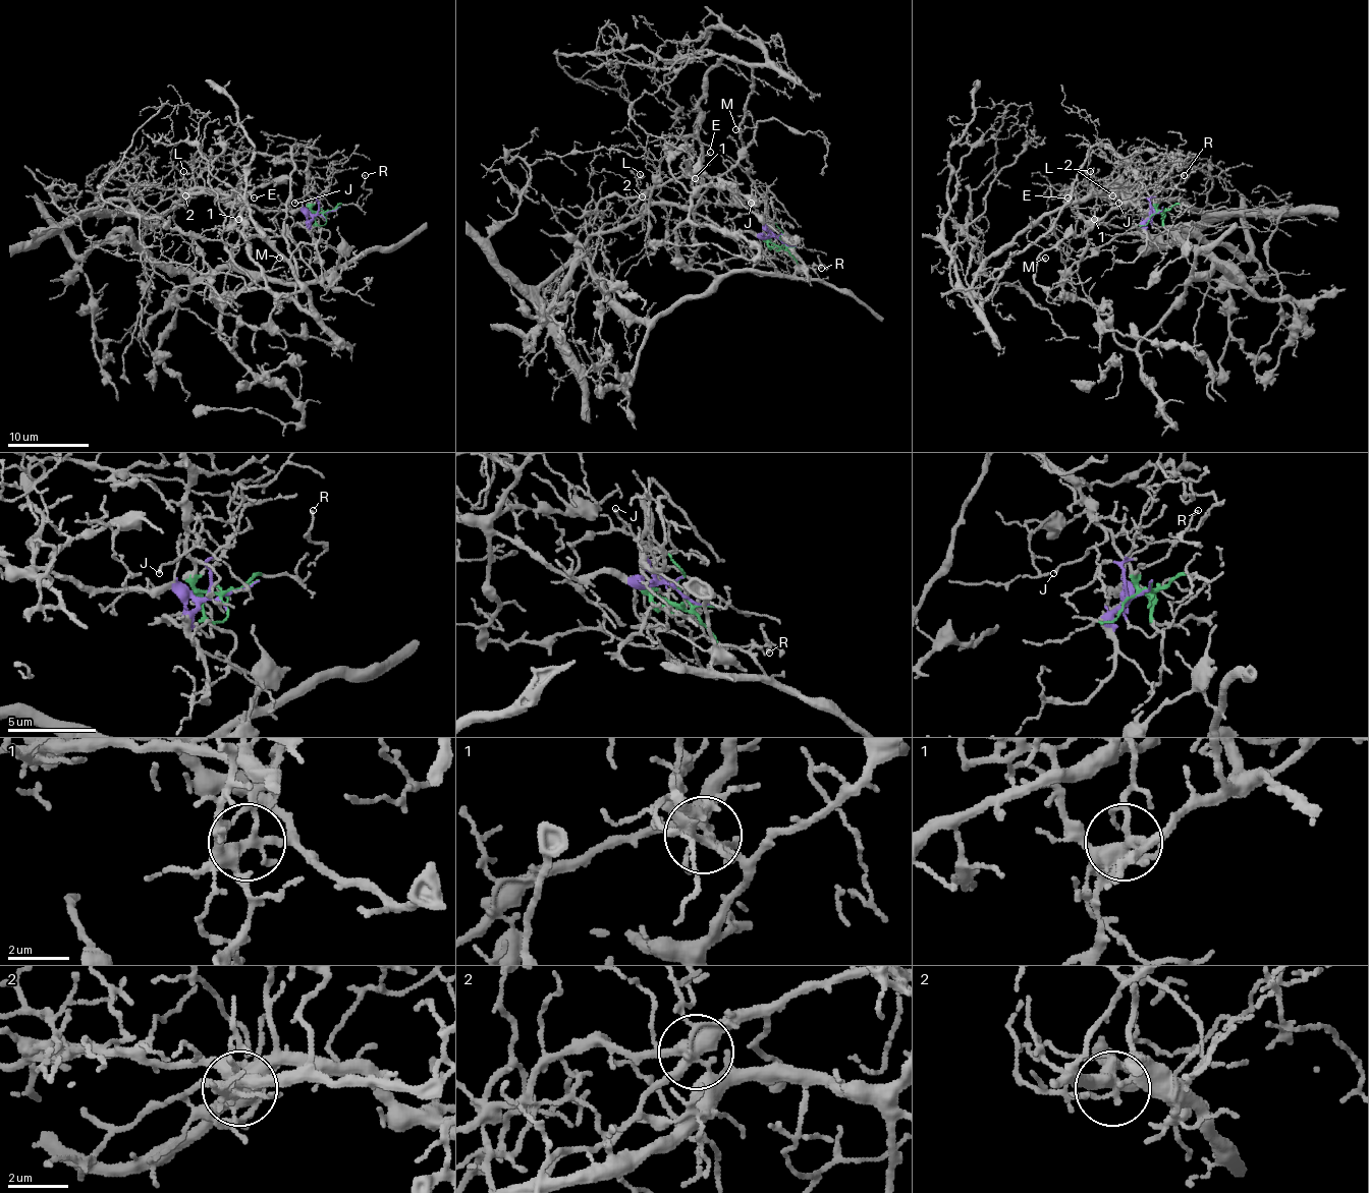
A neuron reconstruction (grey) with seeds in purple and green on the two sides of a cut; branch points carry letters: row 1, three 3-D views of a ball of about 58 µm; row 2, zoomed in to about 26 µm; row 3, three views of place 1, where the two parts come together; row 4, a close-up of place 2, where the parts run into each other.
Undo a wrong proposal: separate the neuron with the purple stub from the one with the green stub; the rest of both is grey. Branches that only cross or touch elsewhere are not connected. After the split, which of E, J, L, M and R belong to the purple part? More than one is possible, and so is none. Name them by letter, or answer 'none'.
E, L, M

